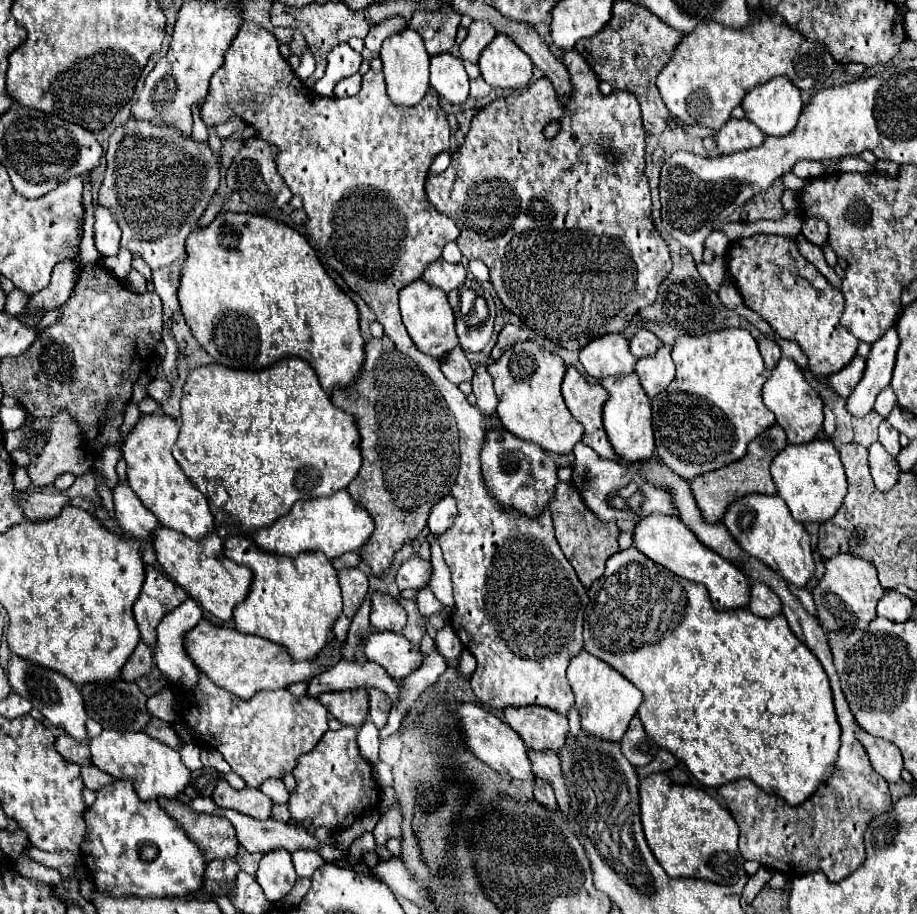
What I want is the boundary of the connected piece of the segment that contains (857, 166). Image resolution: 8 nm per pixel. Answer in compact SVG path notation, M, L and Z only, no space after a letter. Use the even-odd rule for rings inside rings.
M845 157L845 159L839 159L839 169L837 169L837 173L851 173L851 171L865 171L865 173L869 173L869 171L875 171L875 167L873 165L869 165L869 163L865 163L861 157Z

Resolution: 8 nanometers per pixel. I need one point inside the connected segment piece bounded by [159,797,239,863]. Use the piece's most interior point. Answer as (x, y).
(215, 836)

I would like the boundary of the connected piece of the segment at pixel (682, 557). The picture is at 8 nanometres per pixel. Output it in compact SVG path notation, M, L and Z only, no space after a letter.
M647 515L643 517L633 531L633 547L639 549L645 557L649 557L651 561L663 565L665 569L673 571L679 577L685 577L689 581L695 583L703 583L709 589L713 607L723 611L723 609L735 609L735 607L745 607L749 603L749 579L747 575L733 565L731 561L723 559L721 555L717 555L715 551L707 549L695 535L693 531L683 525L683 521L679 517L673 515Z

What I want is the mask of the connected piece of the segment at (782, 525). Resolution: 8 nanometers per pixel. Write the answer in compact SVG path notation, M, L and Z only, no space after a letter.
M745 495L733 501L725 515L723 523L727 525L729 533L735 541L755 559L767 563L775 569L787 583L795 587L805 587L807 581L813 577L815 563L811 557L811 539L805 527L795 521L779 495Z

